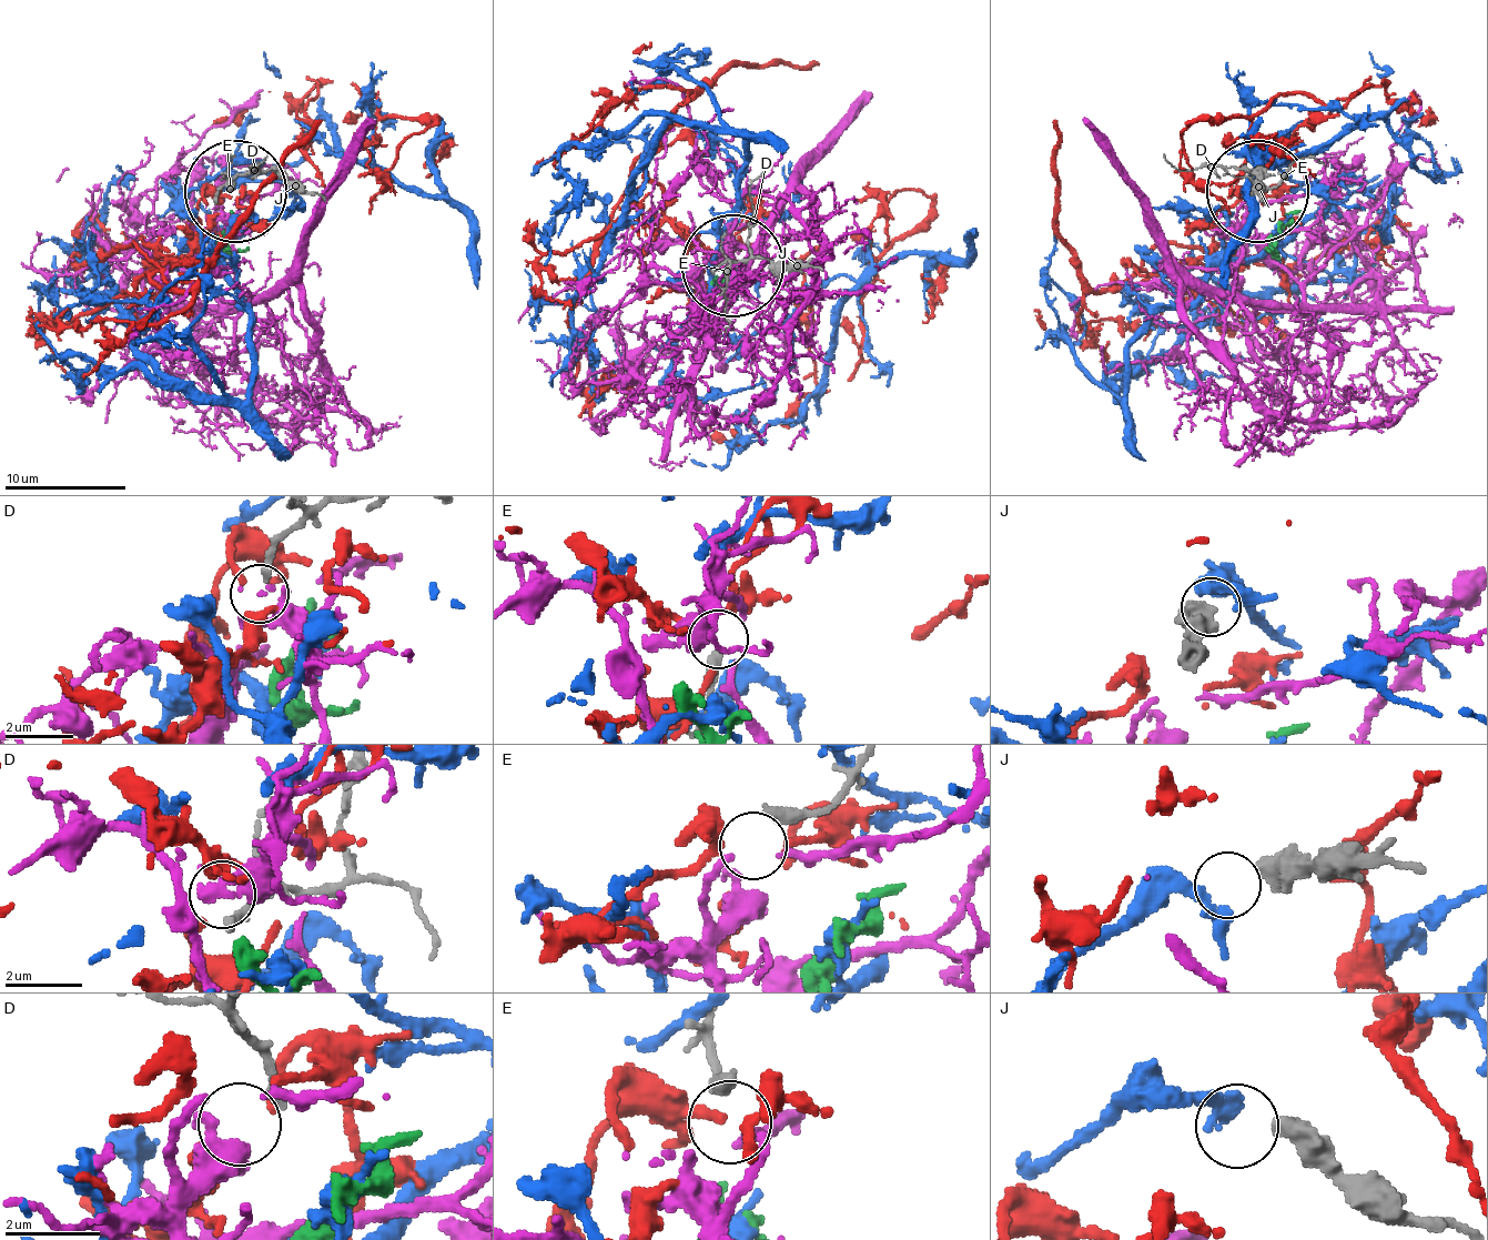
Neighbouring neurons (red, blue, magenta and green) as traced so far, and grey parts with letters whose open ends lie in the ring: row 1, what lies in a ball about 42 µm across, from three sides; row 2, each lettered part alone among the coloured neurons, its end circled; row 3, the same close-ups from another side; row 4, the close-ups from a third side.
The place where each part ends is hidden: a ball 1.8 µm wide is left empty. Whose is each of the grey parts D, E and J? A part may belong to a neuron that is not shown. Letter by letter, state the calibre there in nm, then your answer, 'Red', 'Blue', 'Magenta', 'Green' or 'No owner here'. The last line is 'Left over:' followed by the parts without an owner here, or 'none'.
D: Thickness 240 nm. Magenta
E: Thickness 400 nm. No owner here
J: Thickness 500 nm. Blue
Left over: E

